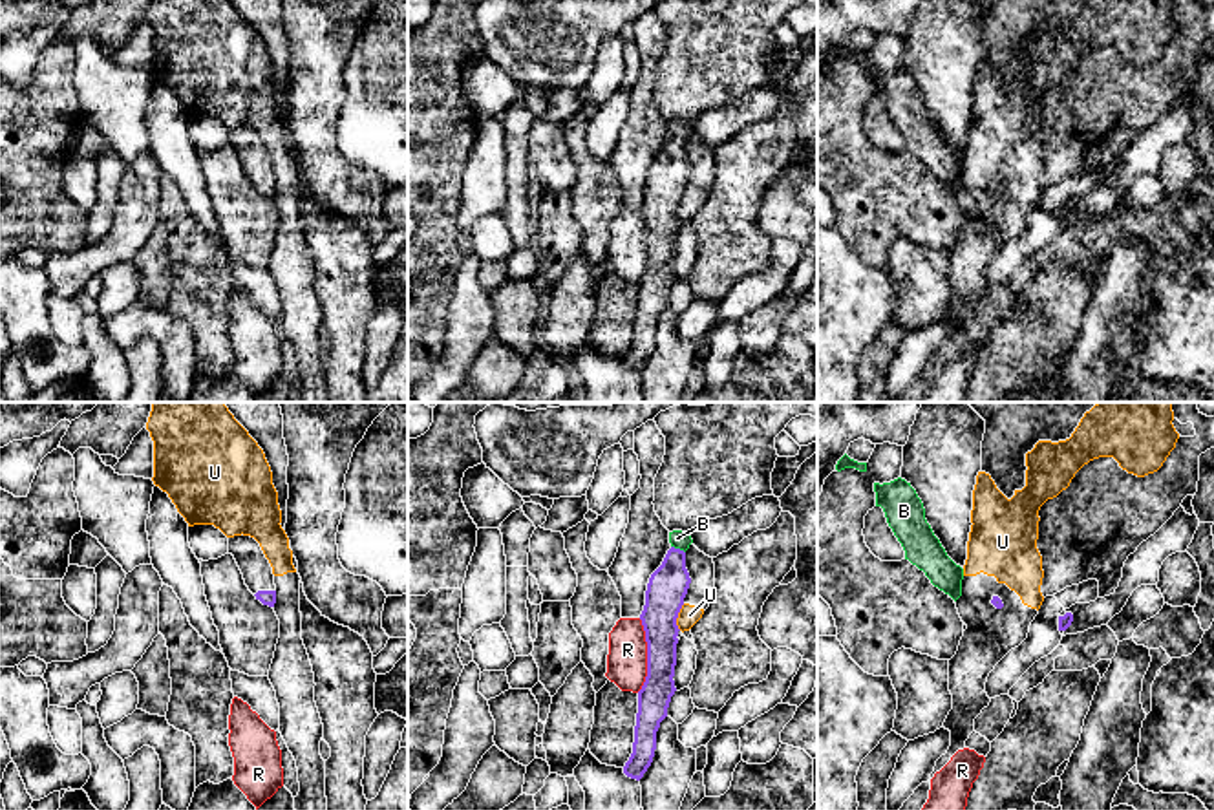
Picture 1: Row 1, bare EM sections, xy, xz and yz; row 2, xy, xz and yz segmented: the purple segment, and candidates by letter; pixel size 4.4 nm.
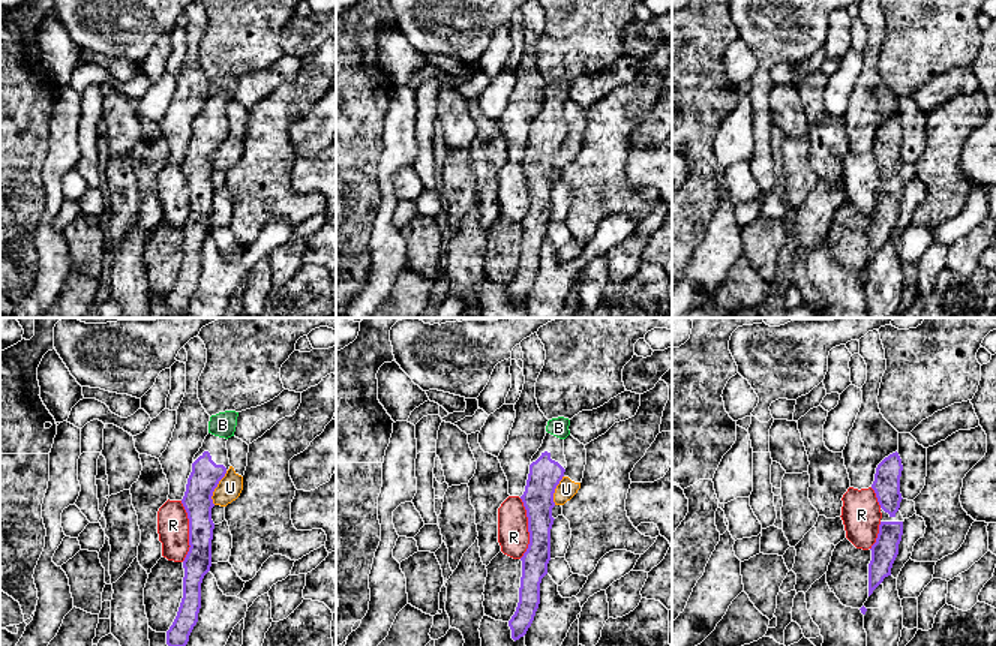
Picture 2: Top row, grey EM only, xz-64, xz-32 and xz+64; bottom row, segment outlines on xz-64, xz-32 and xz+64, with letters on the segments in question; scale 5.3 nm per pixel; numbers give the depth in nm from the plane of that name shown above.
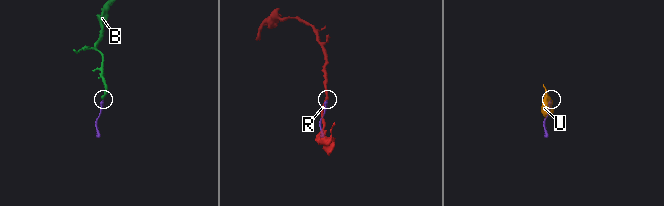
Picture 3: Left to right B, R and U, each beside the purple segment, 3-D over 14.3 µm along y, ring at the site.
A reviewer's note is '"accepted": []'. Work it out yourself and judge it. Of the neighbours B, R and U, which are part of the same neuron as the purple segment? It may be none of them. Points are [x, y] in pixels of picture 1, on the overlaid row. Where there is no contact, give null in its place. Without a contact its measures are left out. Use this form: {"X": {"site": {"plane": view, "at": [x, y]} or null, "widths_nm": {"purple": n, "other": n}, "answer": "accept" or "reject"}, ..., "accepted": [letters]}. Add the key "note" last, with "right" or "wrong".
{"B": {"site": {"plane": "xz", "at": [679, 549]}, "widths_nm": {"purple": 180, "other": 80}, "answer": "accept"}, "R": {"site": {"plane": "xz", "at": [648, 655]}, "widths_nm": {"purple": 160, "other": 180}, "answer": "reject"}, "U": {"site": {"plane": "xz", "at": [677, 617]}, "widths_nm": {"purple": 180, "other": 90}, "answer": "reject"}, "accepted": ["B"], "note": "wrong"}

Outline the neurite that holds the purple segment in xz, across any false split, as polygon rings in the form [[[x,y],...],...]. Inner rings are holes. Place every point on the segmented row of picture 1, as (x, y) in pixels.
[[[673,530],[669,543],[671,549],[662,565],[649,578],[645,605],[640,614],[647,642],[647,677],[638,691],[633,753],[623,766],[623,773],[636,781],[653,762],[656,731],[667,717],[671,697],[676,691],[673,680],[680,631],[676,618],[691,583],[686,550],[693,539],[682,530]]]

